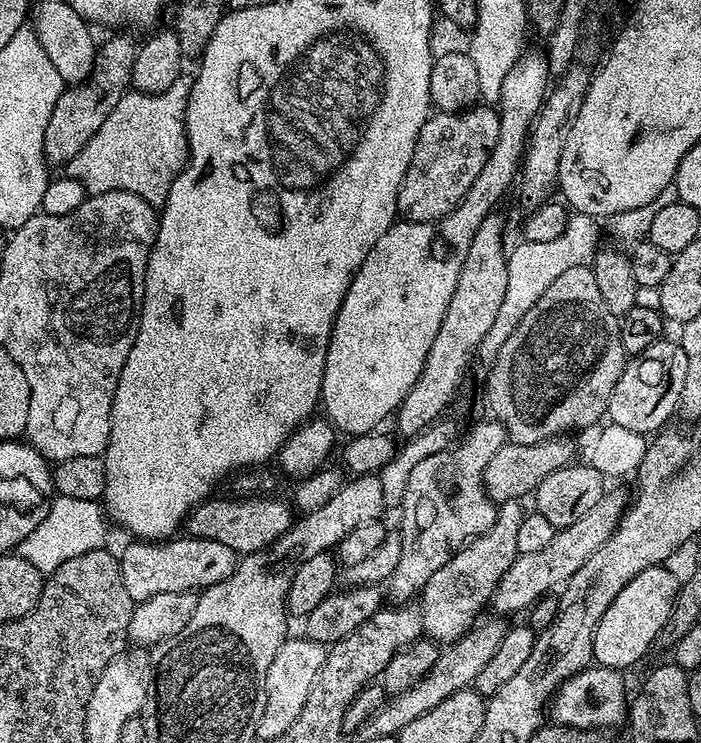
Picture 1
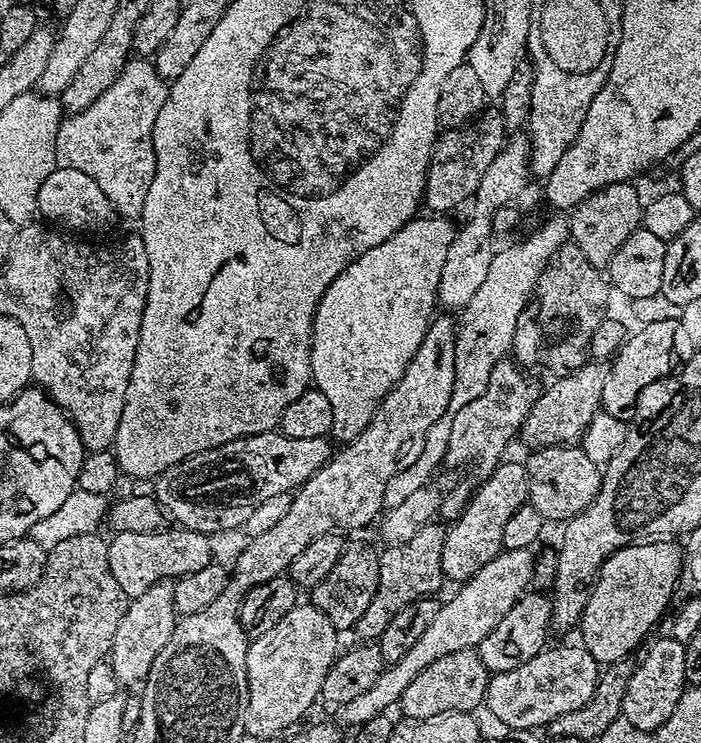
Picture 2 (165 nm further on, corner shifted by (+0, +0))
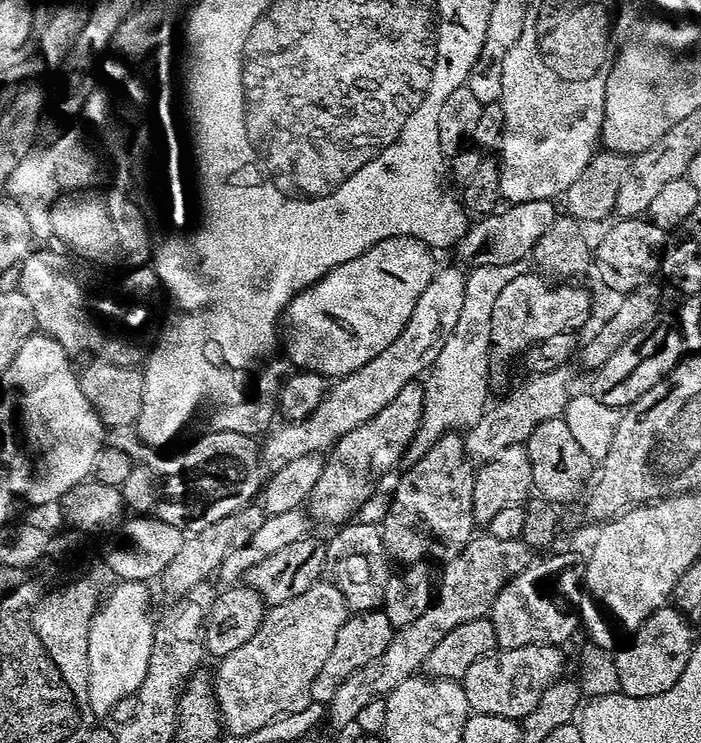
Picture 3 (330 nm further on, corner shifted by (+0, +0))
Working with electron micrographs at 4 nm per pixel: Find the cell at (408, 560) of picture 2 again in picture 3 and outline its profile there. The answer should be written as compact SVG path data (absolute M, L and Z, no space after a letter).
M459 431L446 433L422 458L412 460L409 465L400 480L398 476L395 481L392 500L379 525L384 551L400 566L458 558L478 528L474 518L476 473L473 461L464 451L463 435Z

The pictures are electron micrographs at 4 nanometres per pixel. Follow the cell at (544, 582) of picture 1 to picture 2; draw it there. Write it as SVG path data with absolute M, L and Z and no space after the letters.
M531 549L502 550L486 566L482 566L476 575L465 581L450 600L437 607L433 622L426 633L411 647L409 653L397 664L385 667L374 686L366 690L361 697L354 698L349 706L340 713L351 726L365 724L370 718L383 715L390 706L395 707L405 690L417 678L422 670L448 654L462 649L479 647L483 638L502 622L503 615L523 597L531 585L535 555Z

